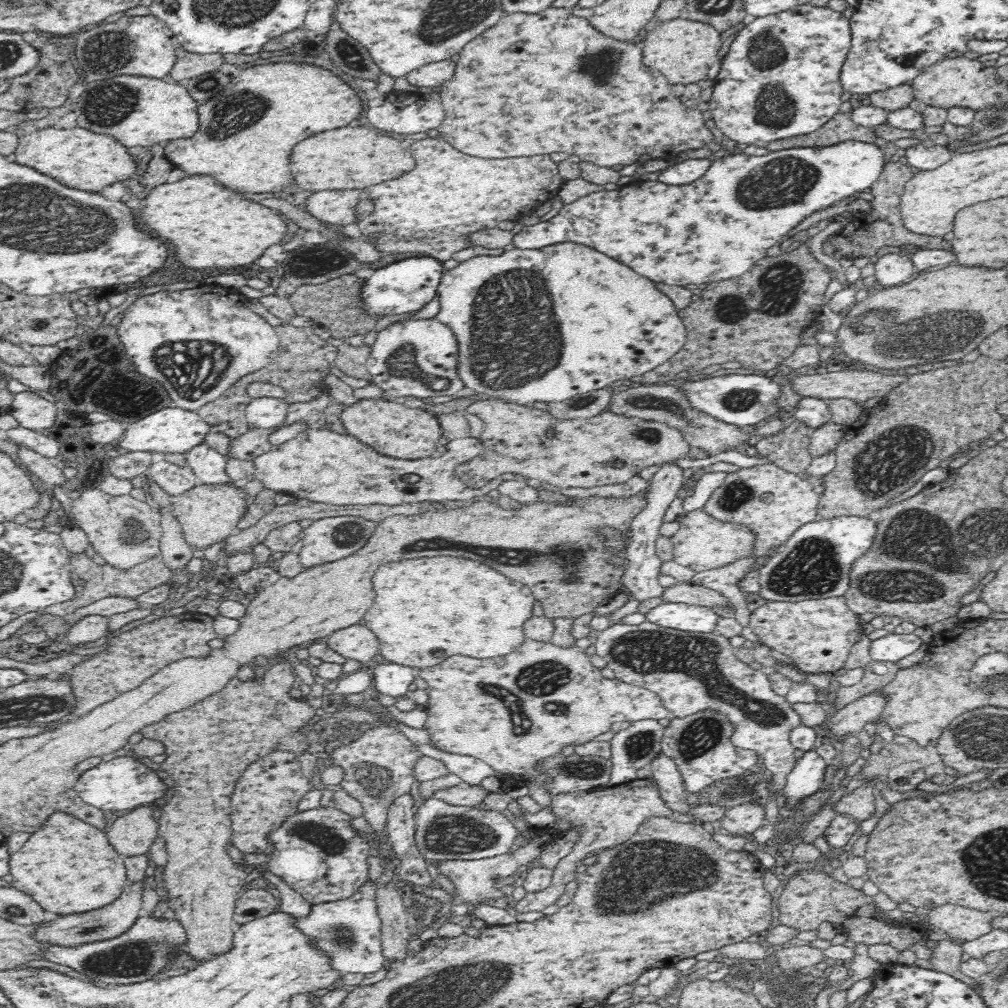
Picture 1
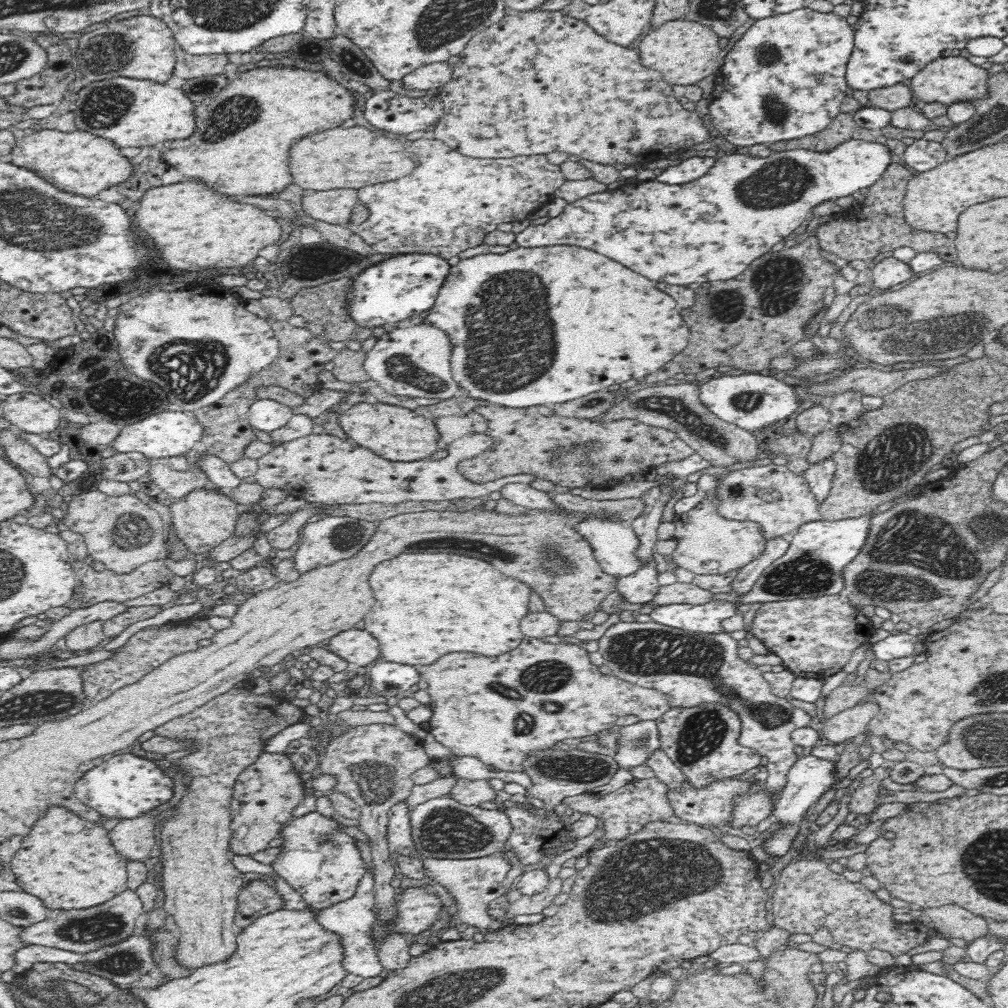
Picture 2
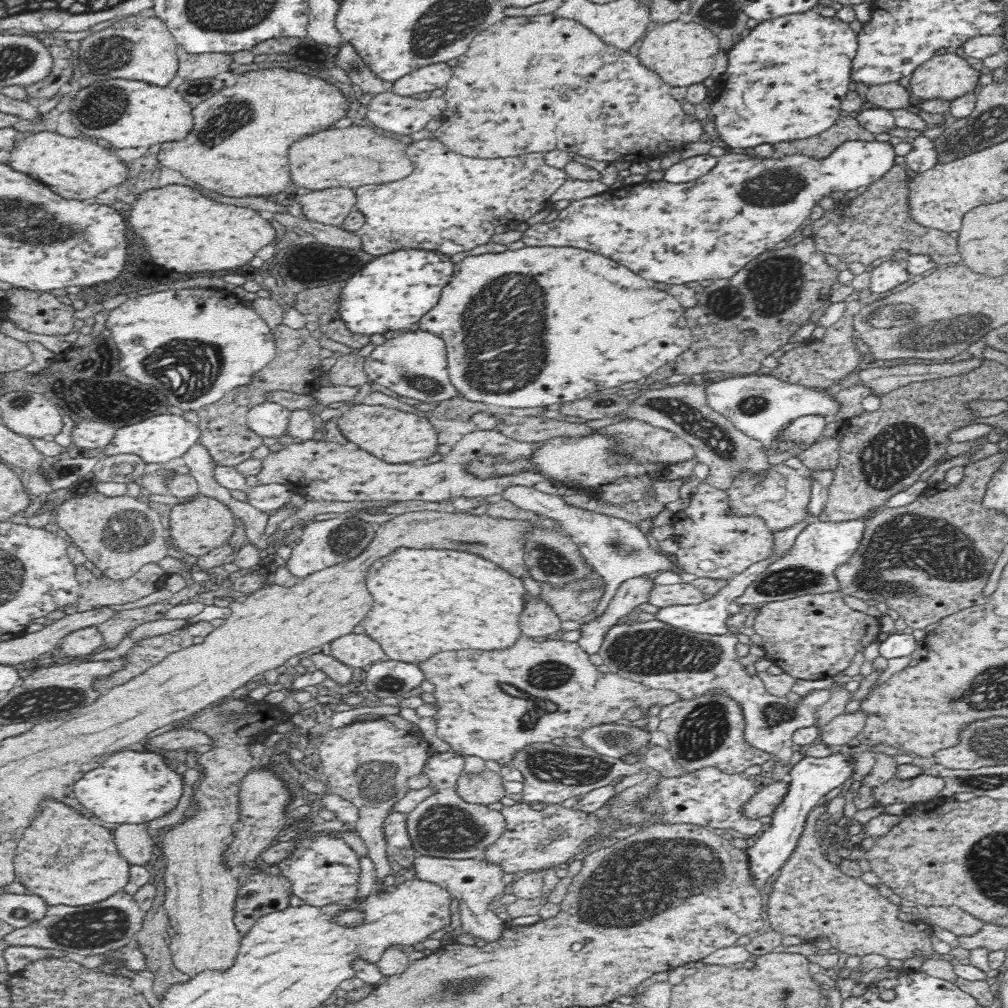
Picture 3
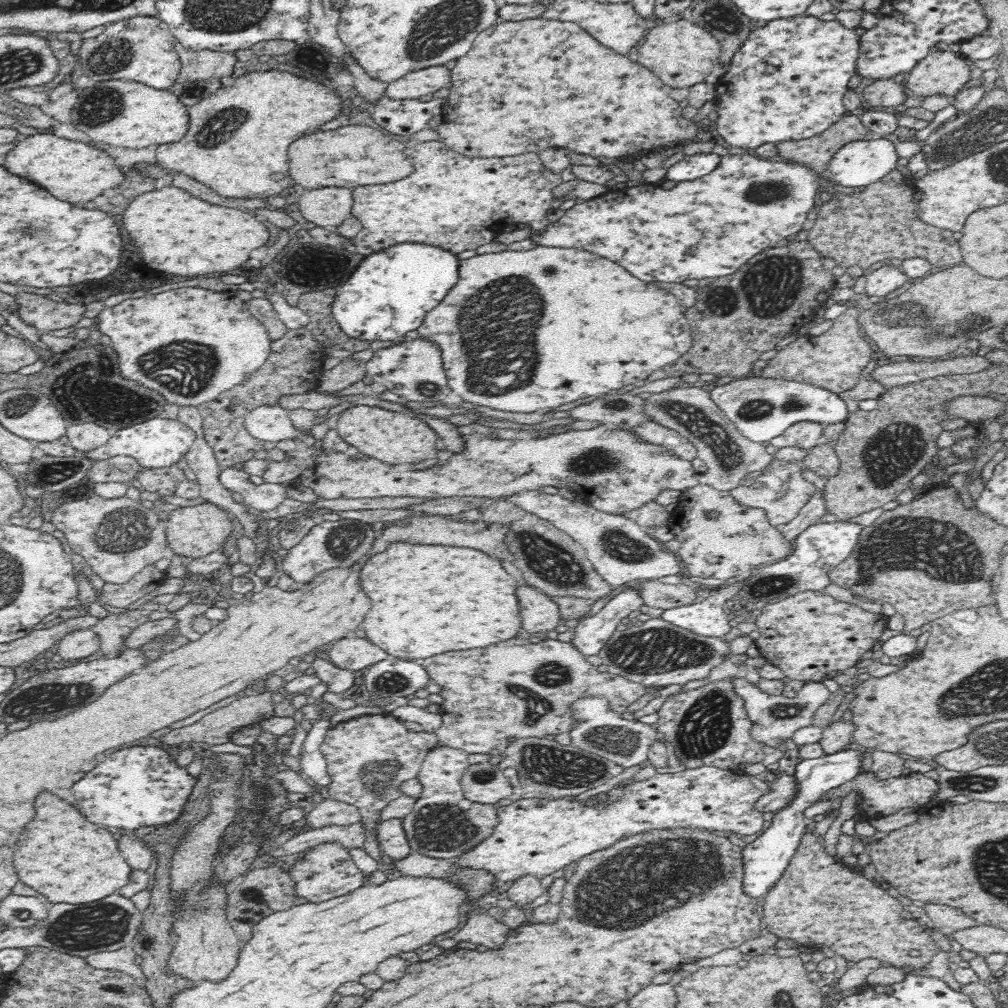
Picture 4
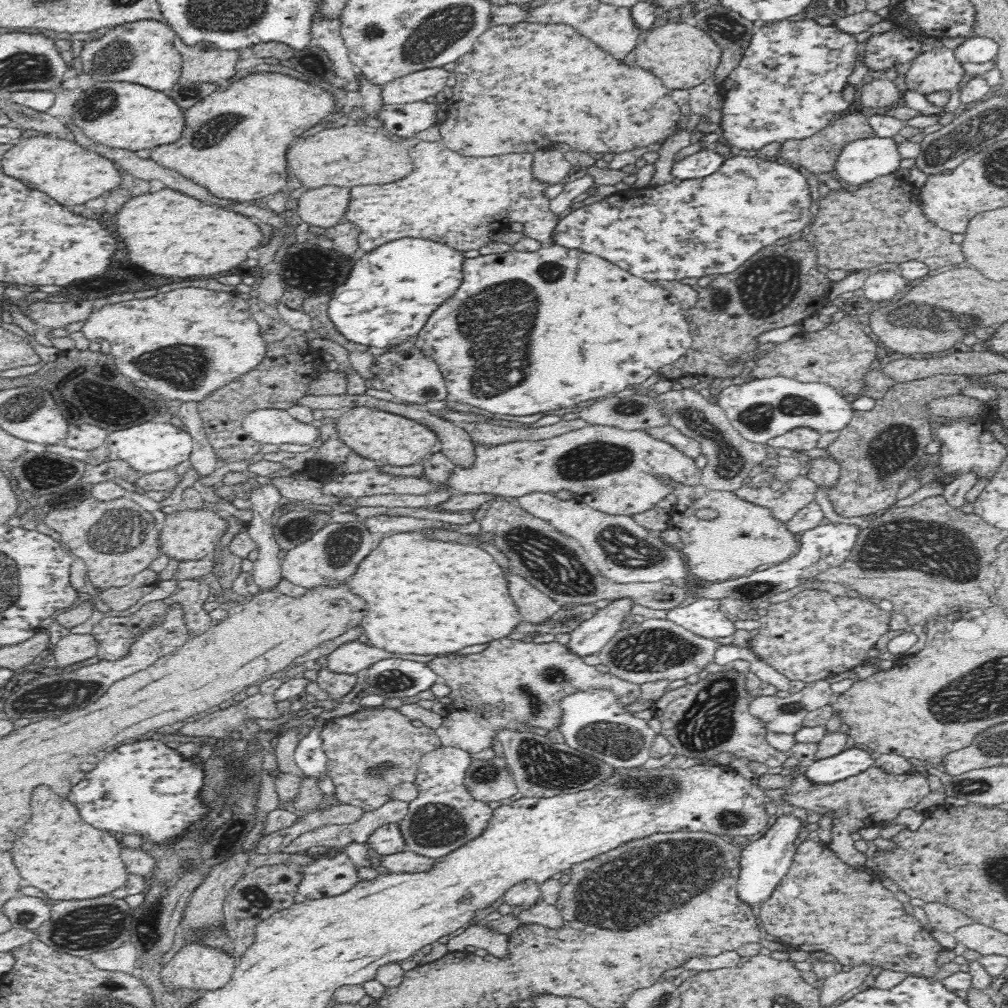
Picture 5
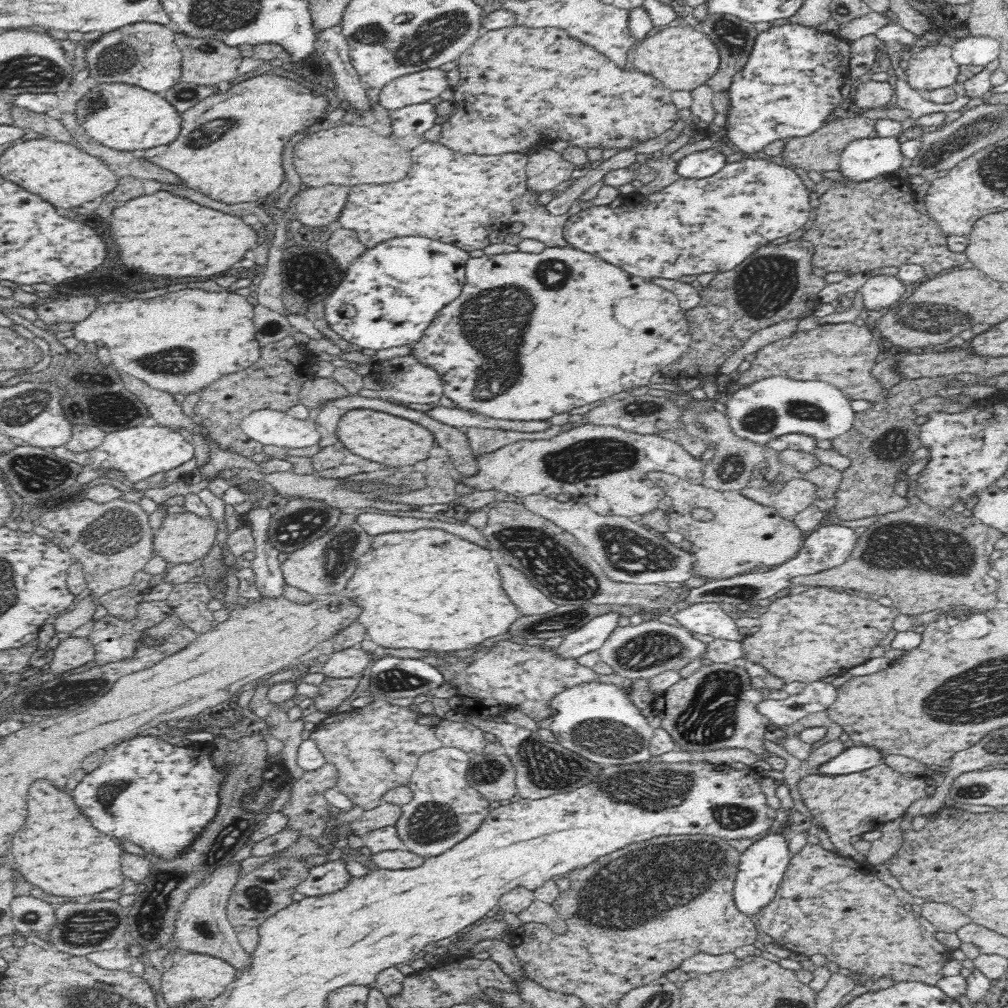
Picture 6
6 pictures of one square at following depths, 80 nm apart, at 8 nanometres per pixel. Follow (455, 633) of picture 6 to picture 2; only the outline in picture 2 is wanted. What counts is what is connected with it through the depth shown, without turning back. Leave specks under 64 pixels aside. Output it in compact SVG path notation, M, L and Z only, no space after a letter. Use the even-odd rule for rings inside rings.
M420 552L420 554L400 554L392 560L386 560L382 564L378 564L370 576L370 586L372 592L376 596L376 604L372 606L372 610L368 612L368 616L363 618L364 630L372 634L378 644L380 644L382 660L388 662L396 662L398 664L410 664L418 667L419 665L432 664L434 660L438 660L440 656L448 654L448 652L476 652L476 654L484 654L484 656L498 656L504 652L510 652L512 648L519 646L524 636L520 634L520 620L524 618L524 614L528 612L528 598L530 598L530 588L514 578L508 578L504 574L500 574L492 564L484 562L484 560L476 560L476 558L468 558L468 556L458 556L458 554L428 554L428 552Z

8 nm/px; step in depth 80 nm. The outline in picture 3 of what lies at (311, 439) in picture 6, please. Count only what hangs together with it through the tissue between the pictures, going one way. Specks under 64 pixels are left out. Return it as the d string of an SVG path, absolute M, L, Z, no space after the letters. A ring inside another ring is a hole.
M265 401L250 409L245 419L249 429L263 439L284 440L288 430L290 412L290 409L278 403Z

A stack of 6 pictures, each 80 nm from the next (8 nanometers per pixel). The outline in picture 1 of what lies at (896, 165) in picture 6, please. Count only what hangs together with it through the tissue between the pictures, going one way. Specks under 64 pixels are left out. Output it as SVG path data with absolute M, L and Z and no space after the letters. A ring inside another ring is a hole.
M840 141L834 146L828 148L792 148L792 150L780 150L780 152L772 152L766 156L748 156L744 154L718 154L713 158L700 158L686 160L680 164L674 164L670 168L661 171L657 177L657 181L638 180L630 184L620 186L616 190L601 190L587 194L570 204L565 204L559 213L548 221L540 221L538 224L531 226L524 225L522 230L513 236L513 243L516 248L534 249L550 246L551 244L560 243L576 243L581 244L606 256L612 256L616 260L620 260L622 264L628 264L632 270L636 270L638 274L654 280L654 282L663 282L664 284L672 284L674 286L685 287L687 284L697 284L703 287L711 281L723 281L726 279L734 279L737 276L748 272L756 260L766 256L766 250L772 248L778 242L778 236L788 234L792 228L796 228L802 220L806 220L812 212L821 208L828 208L834 204L840 204L852 194L860 193L866 188L870 188L882 174L885 162L884 148L878 147L875 143L864 141Z

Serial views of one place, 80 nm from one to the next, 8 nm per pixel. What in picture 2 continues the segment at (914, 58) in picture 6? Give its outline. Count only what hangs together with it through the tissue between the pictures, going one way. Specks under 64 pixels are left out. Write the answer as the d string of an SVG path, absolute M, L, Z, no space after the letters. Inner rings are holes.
M948 56L935 59L928 63L910 80L911 93L924 103L941 102L954 104L960 100L985 98L989 88L988 70L976 66L962 56Z

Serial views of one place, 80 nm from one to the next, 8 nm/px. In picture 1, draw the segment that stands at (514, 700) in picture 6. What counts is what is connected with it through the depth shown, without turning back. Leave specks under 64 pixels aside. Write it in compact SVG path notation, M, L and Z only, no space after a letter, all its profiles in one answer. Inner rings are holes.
M526 638L516 652L504 658L476 660L468 656L450 656L442 664L418 668L417 676L428 684L425 728L431 741L440 750L483 760L504 775L502 778L508 786L520 785L514 780L514 774L538 776L534 764L558 754L566 744L584 744L598 734L610 732L614 722L658 721L670 716L655 692L617 678L608 679L592 665L584 648L558 647L550 641ZM492 688L506 688L520 698L520 710L524 713L520 712L519 716L532 720L528 734L522 734L521 727L514 728L518 722L512 722L512 712L504 700L490 694Z

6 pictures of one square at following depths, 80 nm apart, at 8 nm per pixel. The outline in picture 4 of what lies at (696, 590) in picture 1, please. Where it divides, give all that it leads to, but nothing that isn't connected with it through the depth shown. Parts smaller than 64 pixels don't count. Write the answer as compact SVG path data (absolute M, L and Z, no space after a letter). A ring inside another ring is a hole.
M659 579L648 580L623 585L621 590L624 588L636 589L646 606L662 608L662 610L689 605L696 598L695 588L686 581L670 585L662 583Z

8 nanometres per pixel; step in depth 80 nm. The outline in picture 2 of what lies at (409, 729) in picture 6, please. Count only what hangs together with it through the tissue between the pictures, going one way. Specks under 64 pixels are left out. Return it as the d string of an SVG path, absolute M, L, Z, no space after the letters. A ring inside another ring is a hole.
M384 723L346 726L338 729L323 750L319 774L335 777L336 785L333 790L346 795L361 808L356 827L366 835L366 841L370 846L373 862L374 904L379 922L388 922L396 916L396 911L394 911L396 910L396 907L394 907L396 888L390 885L390 880L394 878L394 865L392 865L387 841L389 812L395 804L408 798L413 787L412 774L420 772L419 770L428 765L429 762L430 759L424 751L423 740L404 733L397 725Z

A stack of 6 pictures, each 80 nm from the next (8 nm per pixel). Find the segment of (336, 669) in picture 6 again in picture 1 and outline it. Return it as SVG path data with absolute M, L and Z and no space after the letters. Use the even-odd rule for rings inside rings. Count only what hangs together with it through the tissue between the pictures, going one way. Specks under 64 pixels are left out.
M355 625L334 632L327 645L340 656L357 660L366 668L379 654L378 638L366 626Z

